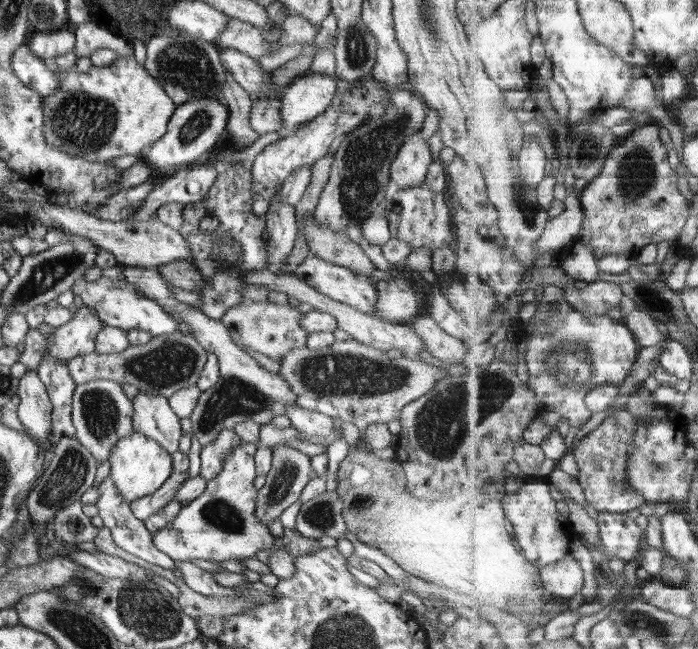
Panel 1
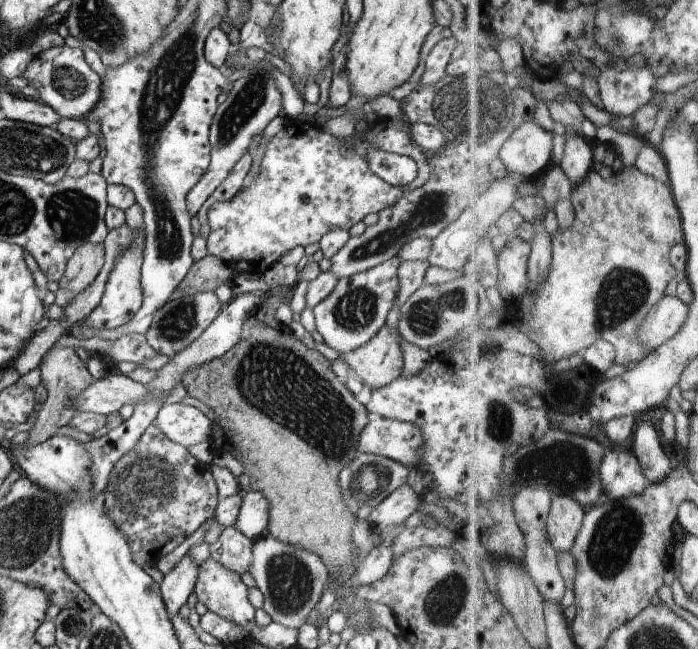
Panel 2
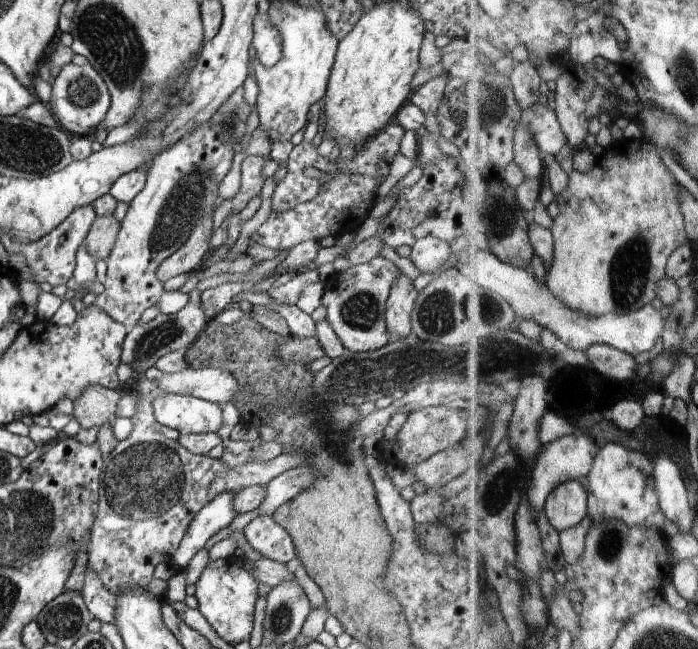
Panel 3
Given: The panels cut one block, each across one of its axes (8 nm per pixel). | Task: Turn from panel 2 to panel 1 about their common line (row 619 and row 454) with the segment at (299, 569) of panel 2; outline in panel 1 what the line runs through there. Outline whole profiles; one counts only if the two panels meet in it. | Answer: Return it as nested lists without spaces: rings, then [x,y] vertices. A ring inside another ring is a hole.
[[[281,443],[272,449],[272,464],[266,476],[267,482],[258,490],[256,497],[255,515],[264,525],[280,518],[281,513],[300,498],[304,486],[310,482],[310,472],[313,470],[310,465],[311,459],[304,452],[287,444]]]

